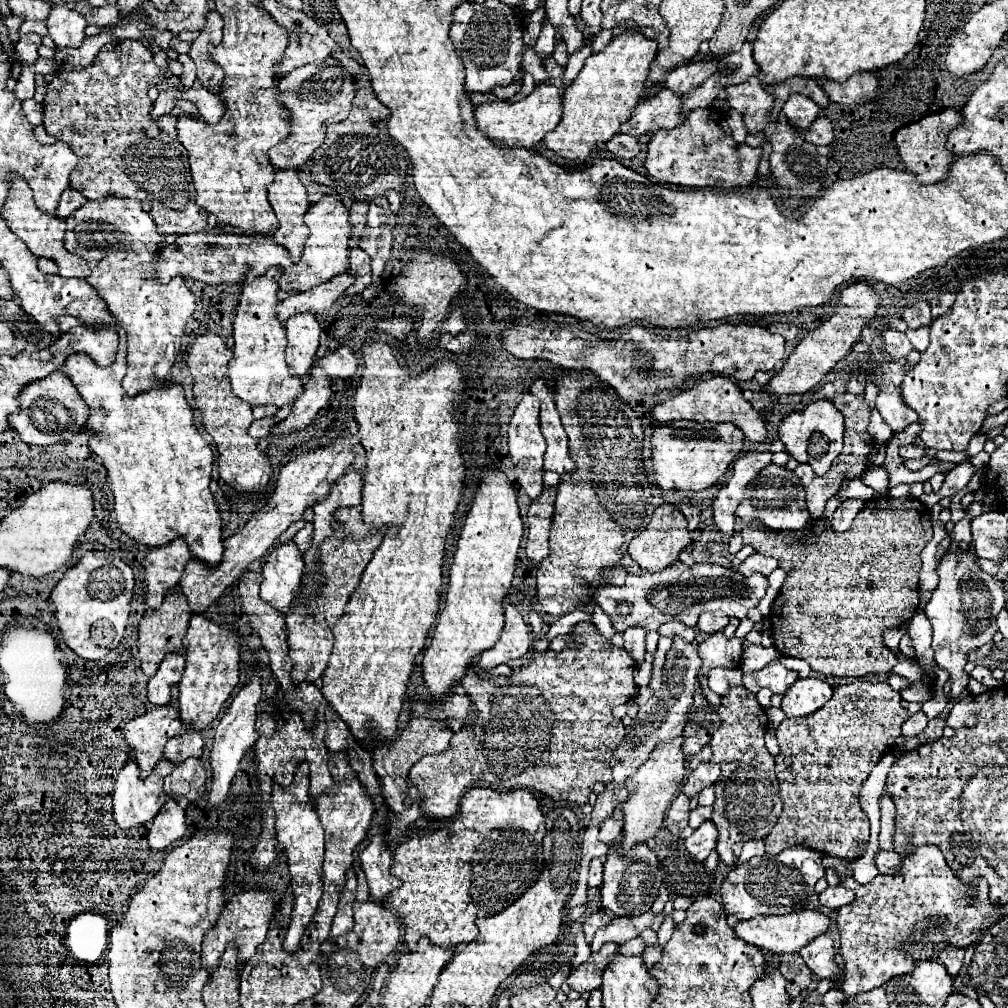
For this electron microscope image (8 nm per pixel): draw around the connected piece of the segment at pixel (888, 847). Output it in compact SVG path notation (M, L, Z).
M882 796L880 800L880 834L878 838L879 848L881 850L892 851L894 850L894 804L890 800L890 796Z

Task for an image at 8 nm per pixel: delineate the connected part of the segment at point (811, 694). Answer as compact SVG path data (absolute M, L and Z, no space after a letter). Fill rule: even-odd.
M820 678L796 680L782 698L782 710L786 716L808 716L820 710L832 698L832 686Z

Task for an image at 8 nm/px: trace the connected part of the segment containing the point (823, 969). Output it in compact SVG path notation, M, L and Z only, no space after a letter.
M818 936L812 940L812 944L800 948L798 952L806 966L818 976L818 978L836 978L840 976L840 968L834 962L834 946L830 936Z

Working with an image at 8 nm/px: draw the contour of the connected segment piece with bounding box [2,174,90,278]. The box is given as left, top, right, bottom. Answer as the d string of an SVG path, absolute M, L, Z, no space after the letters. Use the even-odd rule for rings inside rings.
M12 174L8 176L10 180L10 190L8 190L8 196L6 196L6 204L2 208L2 218L8 222L8 228L30 248L30 252L34 252L34 256L38 258L52 258L56 264L58 264L58 274L64 276L64 278L88 278L88 264L86 260L82 260L80 256L76 254L70 254L66 248L64 248L64 232L66 232L66 222L48 214L48 212L40 212L34 204L34 198L32 198L32 190L30 186L26 184L24 178Z

